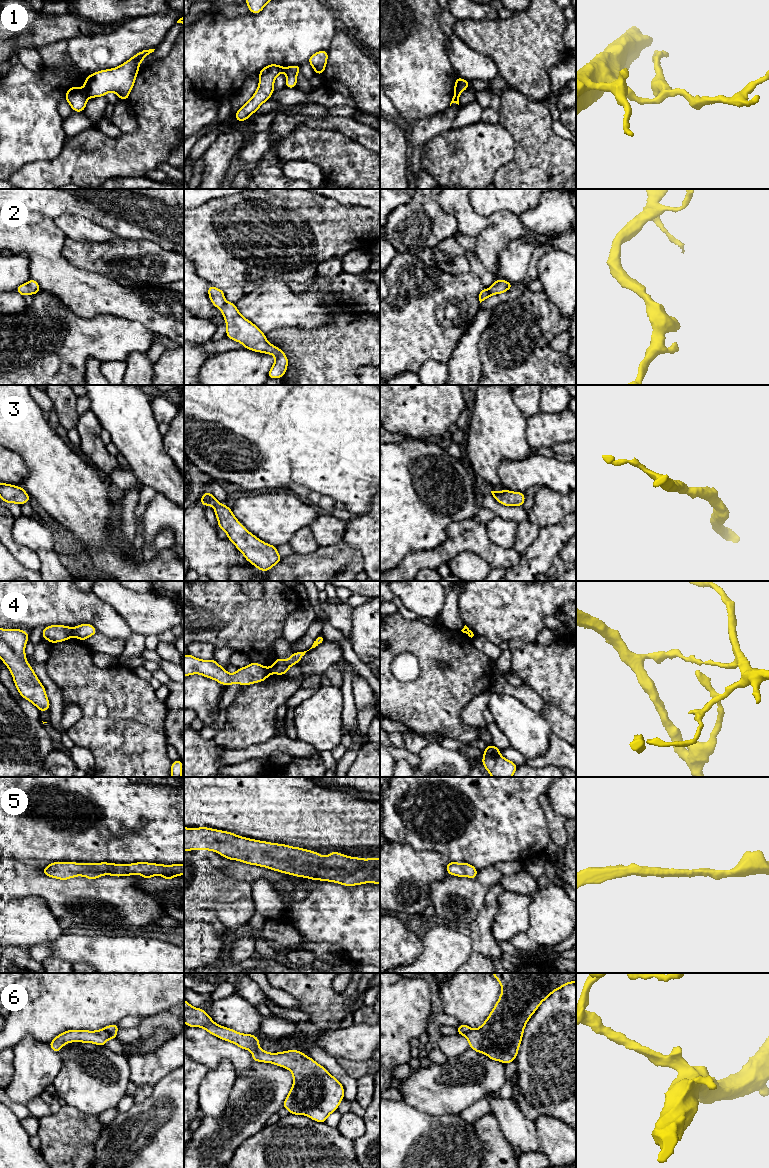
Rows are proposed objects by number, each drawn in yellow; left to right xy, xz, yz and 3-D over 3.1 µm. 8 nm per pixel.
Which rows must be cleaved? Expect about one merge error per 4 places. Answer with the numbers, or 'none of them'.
1, 4

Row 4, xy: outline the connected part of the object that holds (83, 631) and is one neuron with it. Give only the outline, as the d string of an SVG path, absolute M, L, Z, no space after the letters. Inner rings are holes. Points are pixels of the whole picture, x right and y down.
M80 624L74 627L73 631L74 631L73 636L76 639L80 639L82 641L98 633L96 628L92 624Z

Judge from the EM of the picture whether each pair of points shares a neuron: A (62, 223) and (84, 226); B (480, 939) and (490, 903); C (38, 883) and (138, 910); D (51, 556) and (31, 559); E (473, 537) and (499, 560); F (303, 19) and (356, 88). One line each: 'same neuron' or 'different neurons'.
A: same neuron
B: same neuron
C: same neuron
D: different neurons
E: same neuron
F: different neurons

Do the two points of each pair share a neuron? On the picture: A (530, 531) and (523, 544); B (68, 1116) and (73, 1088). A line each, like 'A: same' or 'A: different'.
A: same
B: different

